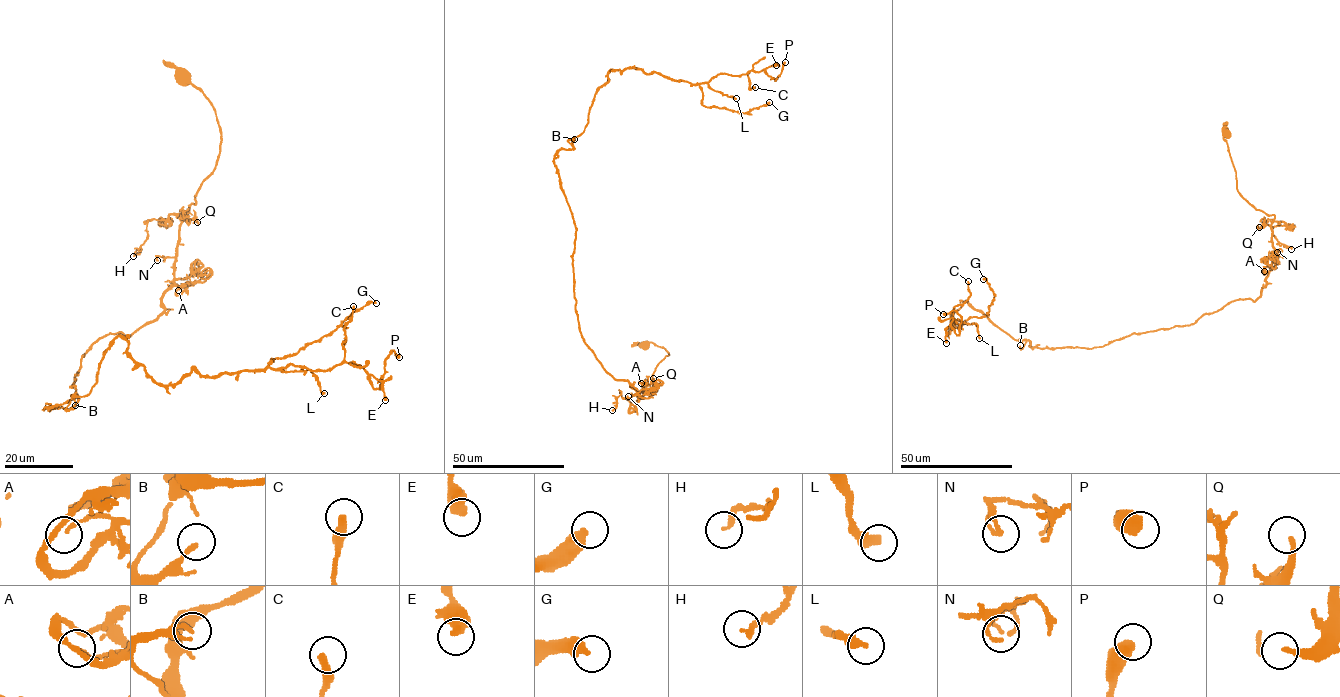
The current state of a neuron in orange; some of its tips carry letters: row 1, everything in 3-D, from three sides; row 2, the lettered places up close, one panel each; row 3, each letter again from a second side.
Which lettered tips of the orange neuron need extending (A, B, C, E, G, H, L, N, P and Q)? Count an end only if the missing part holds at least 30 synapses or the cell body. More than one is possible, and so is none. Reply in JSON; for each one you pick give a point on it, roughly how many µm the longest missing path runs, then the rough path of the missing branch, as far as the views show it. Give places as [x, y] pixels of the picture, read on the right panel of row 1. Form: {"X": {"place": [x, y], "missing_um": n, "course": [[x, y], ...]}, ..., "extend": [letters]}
{"extend": []}

